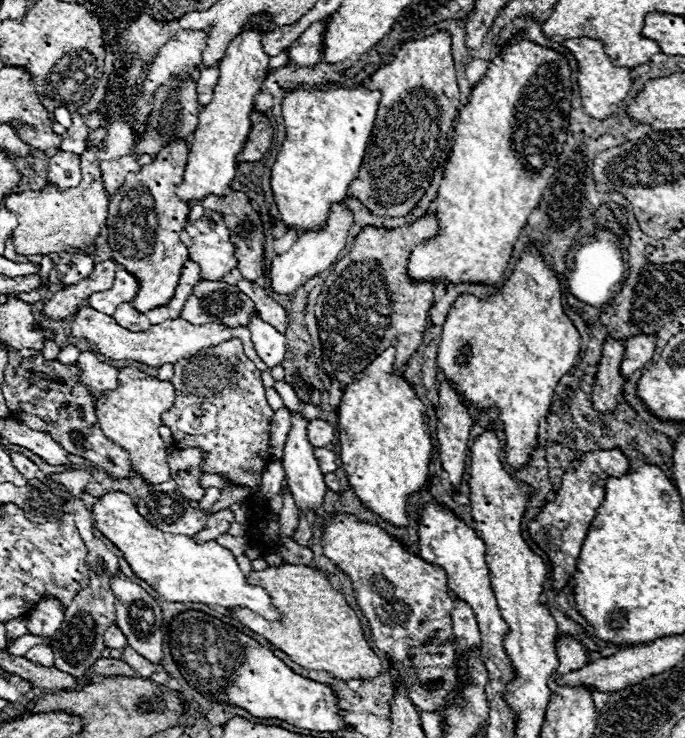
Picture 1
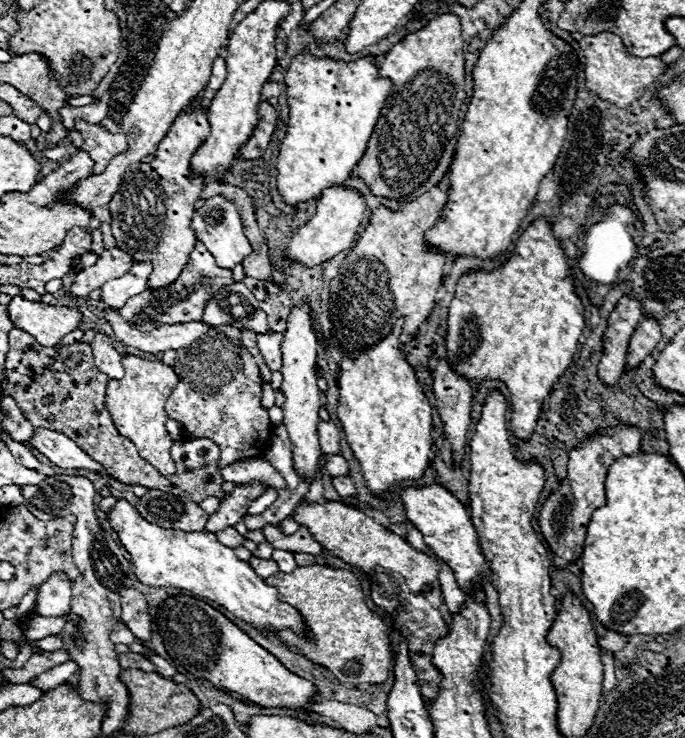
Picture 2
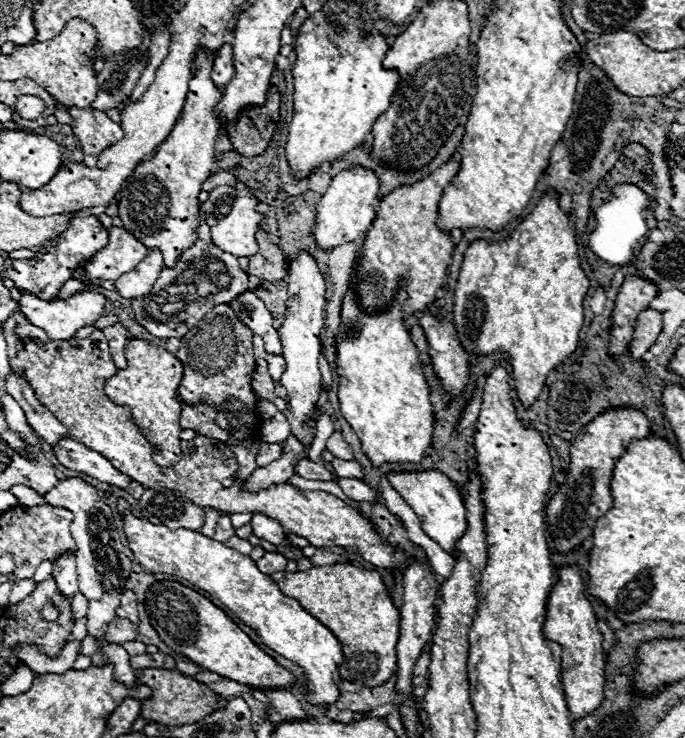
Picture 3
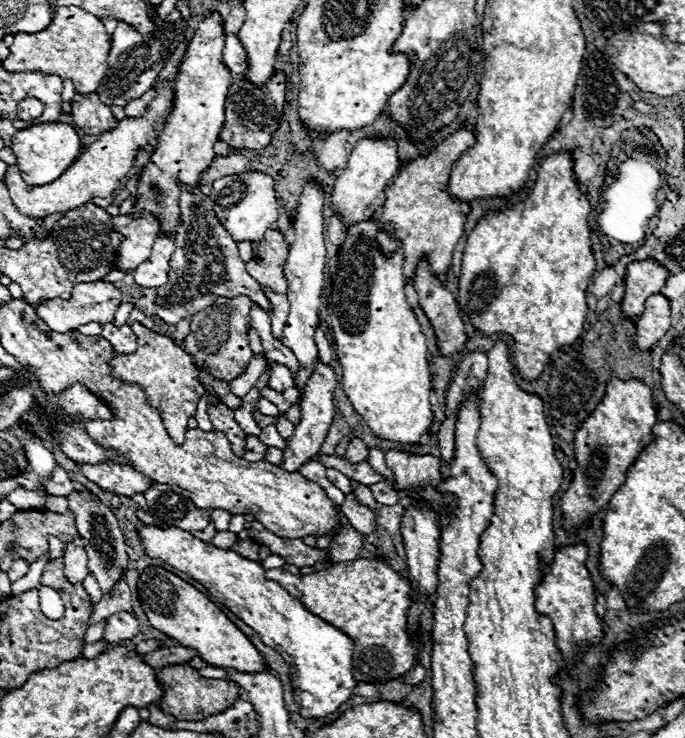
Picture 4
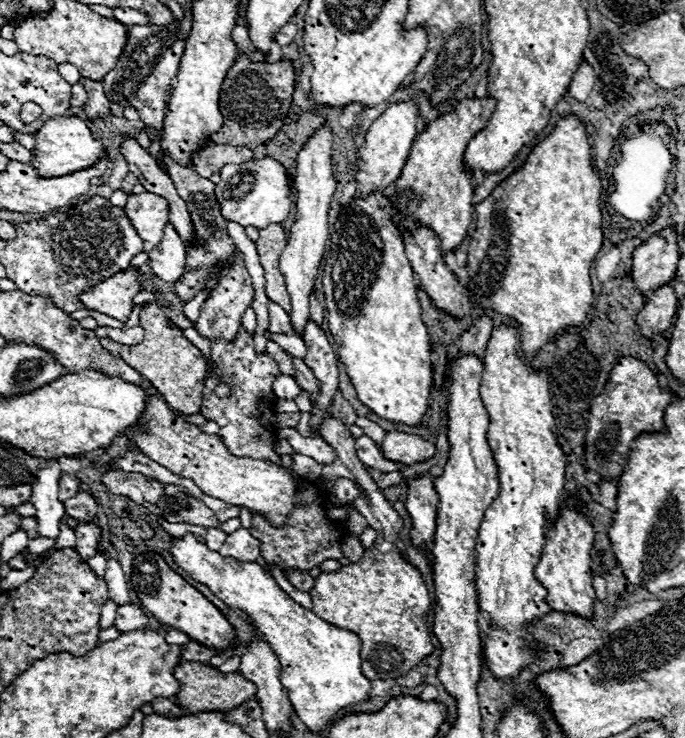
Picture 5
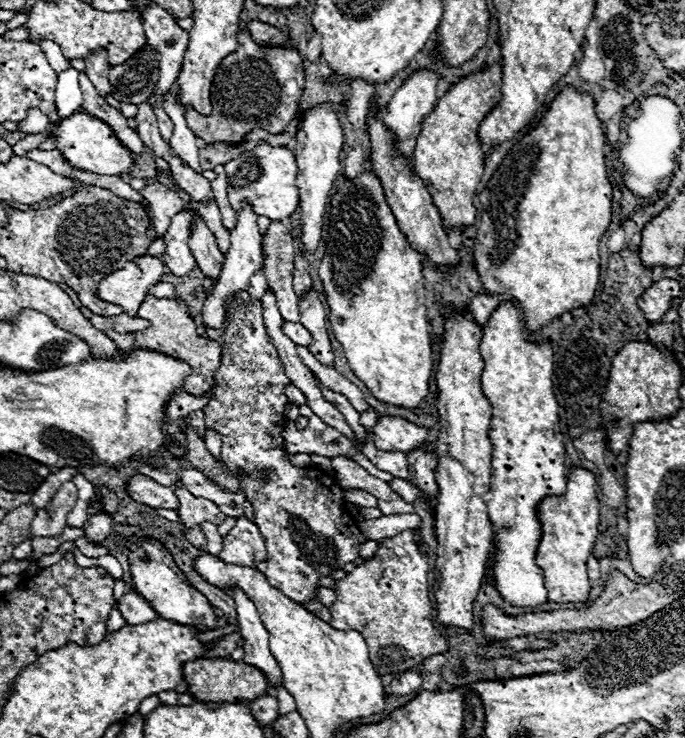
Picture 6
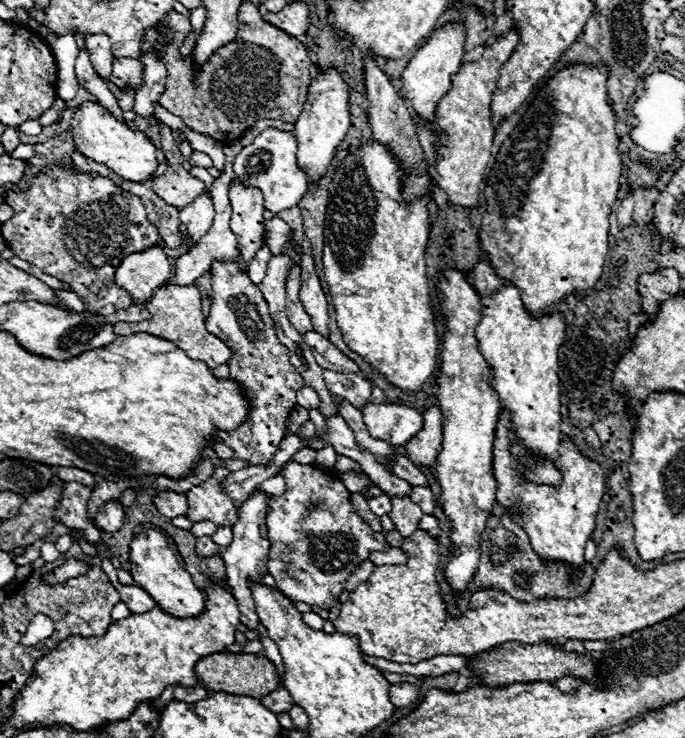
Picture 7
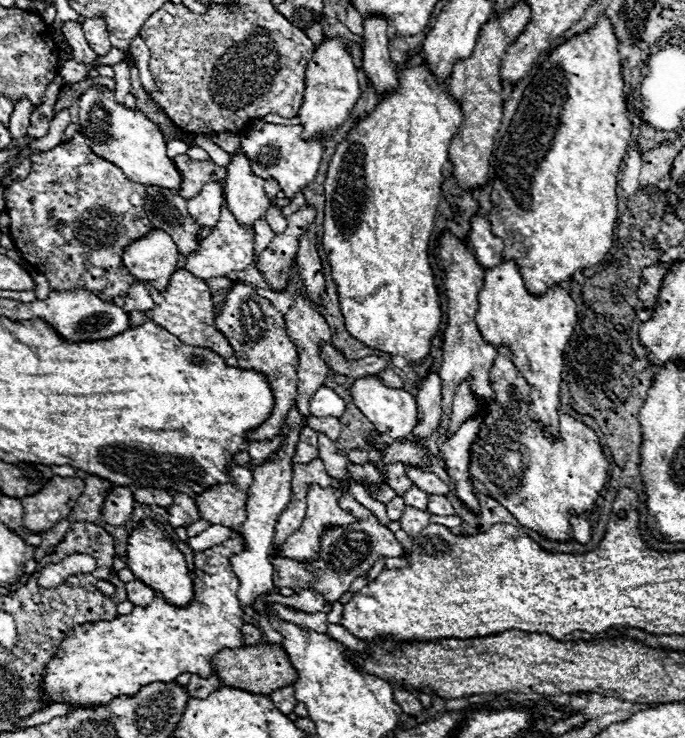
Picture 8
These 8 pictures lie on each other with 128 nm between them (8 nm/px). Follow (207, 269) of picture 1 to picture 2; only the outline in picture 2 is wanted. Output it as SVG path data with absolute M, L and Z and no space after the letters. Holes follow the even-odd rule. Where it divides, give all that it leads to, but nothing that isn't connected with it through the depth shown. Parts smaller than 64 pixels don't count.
M214 196L204 202L200 210L196 210L196 216L192 218L192 230L196 234L196 240L206 246L206 250L216 258L216 264L220 268L234 268L240 264L248 254L252 254L252 246L242 230L242 220L238 216L238 210L232 202L228 202L222 196Z

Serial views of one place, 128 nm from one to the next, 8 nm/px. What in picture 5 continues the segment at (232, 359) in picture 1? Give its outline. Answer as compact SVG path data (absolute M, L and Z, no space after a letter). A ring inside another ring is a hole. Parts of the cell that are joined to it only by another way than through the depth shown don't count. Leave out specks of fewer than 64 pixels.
M238 252L234 256L234 266L230 270L224 272L224 276L220 278L220 284L212 290L212 294L208 294L202 310L200 310L200 316L194 324L194 328L200 332L200 336L208 338L210 342L212 340L228 340L232 342L238 334L238 328L240 328L240 322L242 322L242 316L244 312L252 306L254 302L254 288L252 288L252 280L244 268L244 262L242 262L242 254Z

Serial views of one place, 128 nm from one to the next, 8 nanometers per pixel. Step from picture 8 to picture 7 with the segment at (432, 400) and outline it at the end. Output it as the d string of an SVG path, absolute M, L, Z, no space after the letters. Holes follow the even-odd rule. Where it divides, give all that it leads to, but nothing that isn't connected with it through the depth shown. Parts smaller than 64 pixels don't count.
M434 406L424 412L424 426L420 434L416 434L408 444L408 456L410 462L418 468L432 468L442 444L442 414L440 408Z

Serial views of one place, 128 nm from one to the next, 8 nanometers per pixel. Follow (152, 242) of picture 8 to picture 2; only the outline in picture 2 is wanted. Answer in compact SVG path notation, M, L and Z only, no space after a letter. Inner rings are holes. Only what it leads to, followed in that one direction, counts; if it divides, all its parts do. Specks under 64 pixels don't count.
M14 296L10 300L8 314L16 328L34 336L42 346L56 346L80 324L80 312L76 308L38 304L24 296Z

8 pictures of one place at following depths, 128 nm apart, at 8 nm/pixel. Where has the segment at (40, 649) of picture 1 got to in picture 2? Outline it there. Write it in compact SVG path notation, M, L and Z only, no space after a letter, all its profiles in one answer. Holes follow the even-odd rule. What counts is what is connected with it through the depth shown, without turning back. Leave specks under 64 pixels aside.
M56 650L54 652L42 651L40 654L32 654L30 660L20 668L20 670L12 670L6 668L2 670L2 675L11 684L24 684L32 678L36 678L38 674L42 674L44 670L48 668L54 668L54 666L60 666L62 662L70 659L70 655L66 654L64 650Z

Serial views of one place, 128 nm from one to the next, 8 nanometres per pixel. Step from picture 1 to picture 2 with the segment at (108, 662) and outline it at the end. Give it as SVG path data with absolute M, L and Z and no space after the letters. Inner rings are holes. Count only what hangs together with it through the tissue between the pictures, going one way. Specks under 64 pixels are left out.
M126 652L126 654L118 654L118 662L122 666L122 670L128 670L128 668L138 668L142 672L154 672L154 666L144 660L140 654L134 654L134 652Z

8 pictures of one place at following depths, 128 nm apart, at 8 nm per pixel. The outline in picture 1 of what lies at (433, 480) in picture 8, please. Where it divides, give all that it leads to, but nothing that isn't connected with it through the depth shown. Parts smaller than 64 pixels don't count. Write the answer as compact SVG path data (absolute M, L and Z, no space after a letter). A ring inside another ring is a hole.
M310 420L306 426L306 434L308 434L308 440L312 442L312 446L316 446L316 448L326 448L334 440L334 430L324 420Z

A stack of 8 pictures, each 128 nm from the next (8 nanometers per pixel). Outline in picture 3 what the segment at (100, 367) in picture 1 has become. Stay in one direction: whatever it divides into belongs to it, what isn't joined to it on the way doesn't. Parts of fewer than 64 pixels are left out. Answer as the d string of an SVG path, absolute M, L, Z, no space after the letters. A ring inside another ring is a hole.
M120 324L108 326L102 330L104 338L108 338L108 346L110 346L110 354L112 360L116 364L118 370L124 370L126 366L126 356L124 356L124 348L126 348L126 330Z

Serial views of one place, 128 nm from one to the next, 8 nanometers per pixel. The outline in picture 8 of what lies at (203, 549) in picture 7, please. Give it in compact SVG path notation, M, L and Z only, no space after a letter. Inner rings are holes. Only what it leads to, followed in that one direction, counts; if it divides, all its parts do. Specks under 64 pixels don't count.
M232 530L232 538L212 546L208 550L196 552L194 556L194 600L192 606L178 608L168 604L162 596L156 596L148 606L134 606L134 610L128 616L118 616L112 622L96 622L96 624L82 624L68 632L68 636L62 640L60 648L44 668L42 678L42 690L44 696L52 704L68 704L74 708L96 708L102 704L112 702L118 696L136 696L142 686L148 686L152 682L174 682L182 672L198 674L200 678L212 676L210 658L218 654L224 648L240 648L242 646L242 634L240 628L244 626L242 616L244 610L240 608L240 600L236 596L238 592L238 578L234 576L230 568L230 556L242 550L242 536Z

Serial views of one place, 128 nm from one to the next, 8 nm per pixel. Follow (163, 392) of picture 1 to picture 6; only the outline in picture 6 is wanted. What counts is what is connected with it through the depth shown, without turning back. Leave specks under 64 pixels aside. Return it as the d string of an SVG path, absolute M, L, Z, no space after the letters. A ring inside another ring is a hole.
M148 296L140 304L138 316L150 320L150 326L146 330L136 332L136 334L116 334L114 330L108 330L106 332L108 338L112 338L116 342L116 346L124 352L132 352L132 348L148 348L148 350L164 352L172 358L180 358L180 360L188 362L188 366L192 368L192 374L188 376L188 382L182 384L182 390L192 396L204 396L204 392L208 392L214 386L214 372L220 364L220 346L214 340L208 340L208 338L202 338L196 334L196 324L190 318L184 302Z

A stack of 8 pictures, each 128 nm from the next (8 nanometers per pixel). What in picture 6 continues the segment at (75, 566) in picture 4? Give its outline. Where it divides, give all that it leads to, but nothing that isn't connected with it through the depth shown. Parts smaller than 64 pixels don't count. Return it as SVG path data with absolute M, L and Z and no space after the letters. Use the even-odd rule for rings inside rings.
M94 514L88 516L88 520L84 522L84 536L96 544L106 540L110 530L112 530L112 518L108 514Z

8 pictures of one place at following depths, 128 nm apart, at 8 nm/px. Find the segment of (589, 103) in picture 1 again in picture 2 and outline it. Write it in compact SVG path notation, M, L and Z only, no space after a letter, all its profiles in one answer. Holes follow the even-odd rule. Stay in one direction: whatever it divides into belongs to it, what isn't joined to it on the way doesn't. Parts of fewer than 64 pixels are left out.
M602 32L596 36L582 36L578 40L578 44L586 56L584 74L586 74L588 90L598 94L598 98L604 98L620 108L628 108L634 100L638 100L642 96L642 92L648 88L648 84L656 82L658 76L668 70L668 66L662 64L658 56L654 56L654 58L652 56L650 58L628 56L622 48L620 38L616 38L610 32Z

